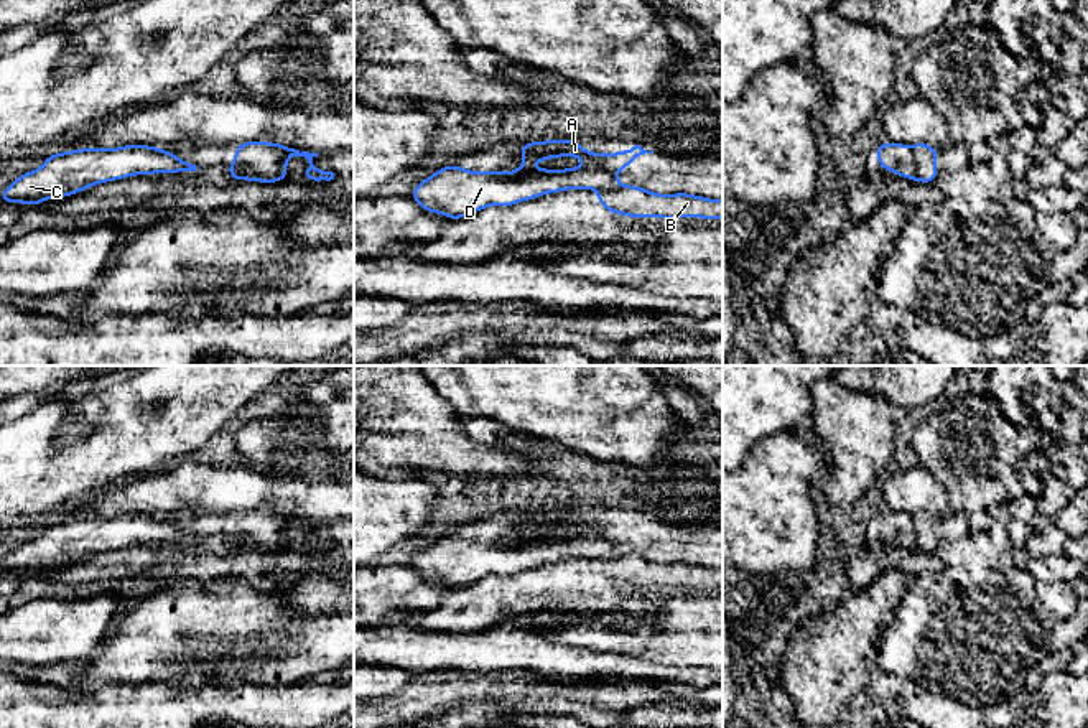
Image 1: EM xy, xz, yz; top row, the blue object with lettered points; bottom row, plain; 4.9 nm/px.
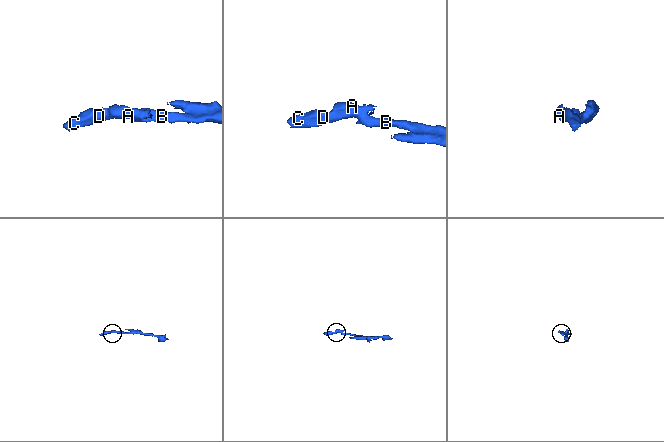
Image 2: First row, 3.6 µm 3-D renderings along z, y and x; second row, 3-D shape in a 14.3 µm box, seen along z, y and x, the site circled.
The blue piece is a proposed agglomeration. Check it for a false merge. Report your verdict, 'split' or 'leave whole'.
split

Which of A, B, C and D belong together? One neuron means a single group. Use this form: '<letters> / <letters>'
A C D / B

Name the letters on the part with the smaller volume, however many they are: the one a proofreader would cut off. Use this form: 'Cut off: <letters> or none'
Cut off: A, C, D

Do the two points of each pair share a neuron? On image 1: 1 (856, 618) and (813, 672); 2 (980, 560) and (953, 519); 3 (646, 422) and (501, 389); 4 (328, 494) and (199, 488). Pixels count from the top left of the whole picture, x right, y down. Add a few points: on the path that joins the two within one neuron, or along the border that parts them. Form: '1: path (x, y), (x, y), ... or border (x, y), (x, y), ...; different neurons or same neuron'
1: path (843, 631), (823, 659); same neuron
2: border (971, 532), (958, 539), (945, 539); different neurons
3: path (609, 407), (591, 389), (537, 389); same neuron
4: path (297, 494), (231, 491); same neuron

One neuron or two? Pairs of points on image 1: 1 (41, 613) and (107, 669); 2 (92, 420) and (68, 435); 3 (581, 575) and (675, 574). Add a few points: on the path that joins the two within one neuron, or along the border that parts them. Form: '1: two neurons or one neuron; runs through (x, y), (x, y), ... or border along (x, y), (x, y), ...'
1: two neurons; border along (97, 646), (91, 654)
2: one neuron; runs through (86, 422), (74, 429)
3: one neuron; runs through (604, 572), (652, 574)

